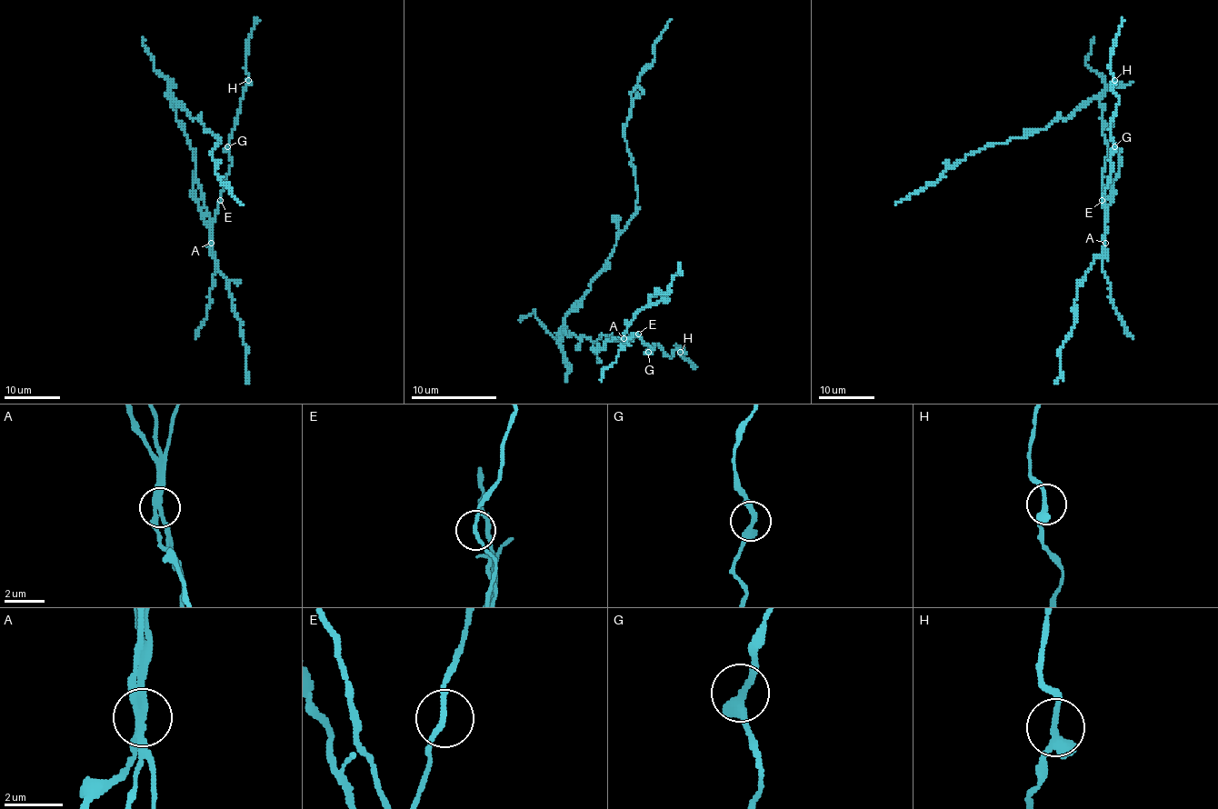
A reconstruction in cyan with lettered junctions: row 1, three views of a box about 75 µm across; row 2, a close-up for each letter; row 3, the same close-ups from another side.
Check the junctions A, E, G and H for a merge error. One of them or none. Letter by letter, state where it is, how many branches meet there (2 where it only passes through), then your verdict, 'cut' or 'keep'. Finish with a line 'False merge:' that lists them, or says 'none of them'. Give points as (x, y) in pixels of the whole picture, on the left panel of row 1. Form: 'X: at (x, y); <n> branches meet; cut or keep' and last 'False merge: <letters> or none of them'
A: at (211, 243); 2 branches meet; cut
E: at (220, 200); 2 branches meet; keep
G: at (227, 146); 2 branches meet; keep
H: at (248, 80); 2 branches meet; keep
False merge: A

